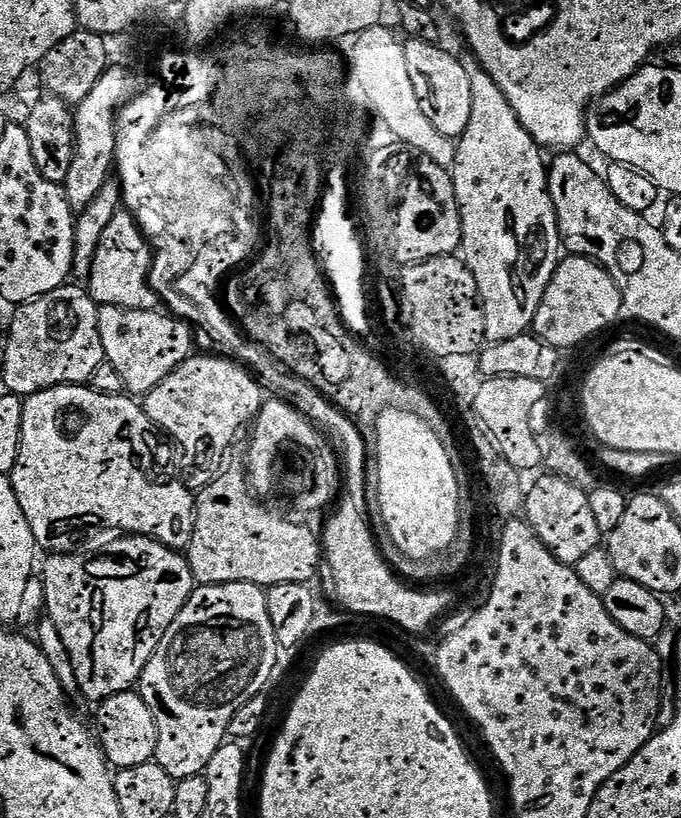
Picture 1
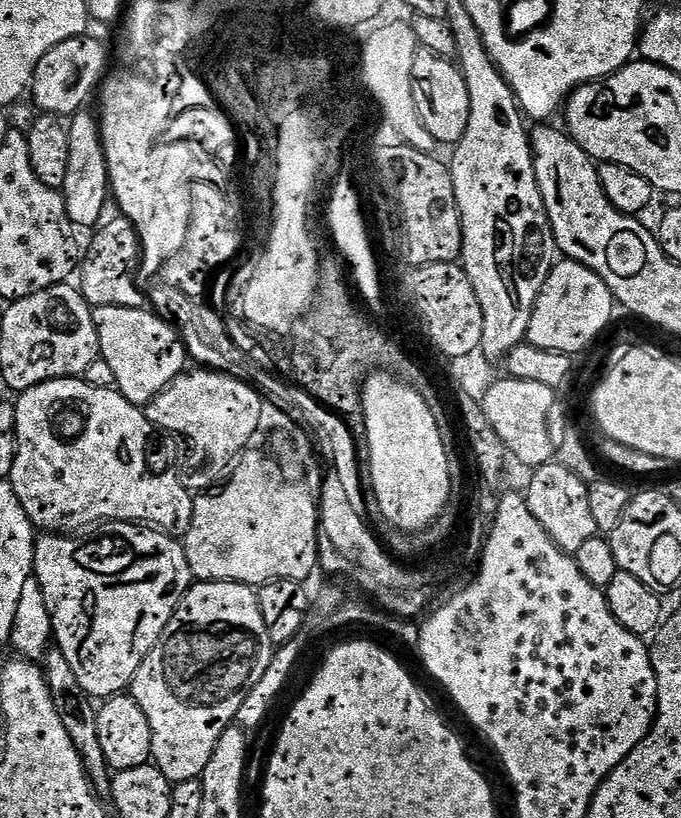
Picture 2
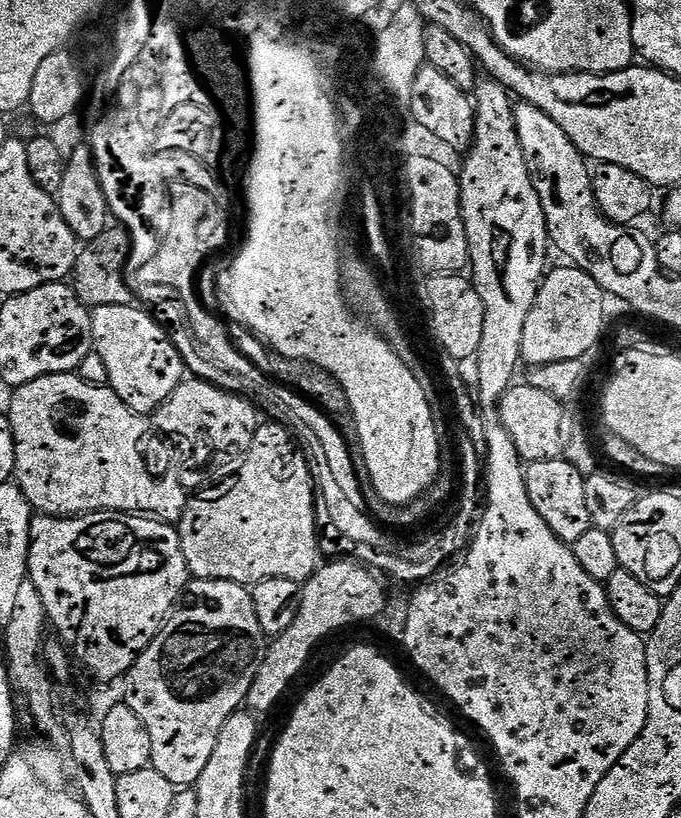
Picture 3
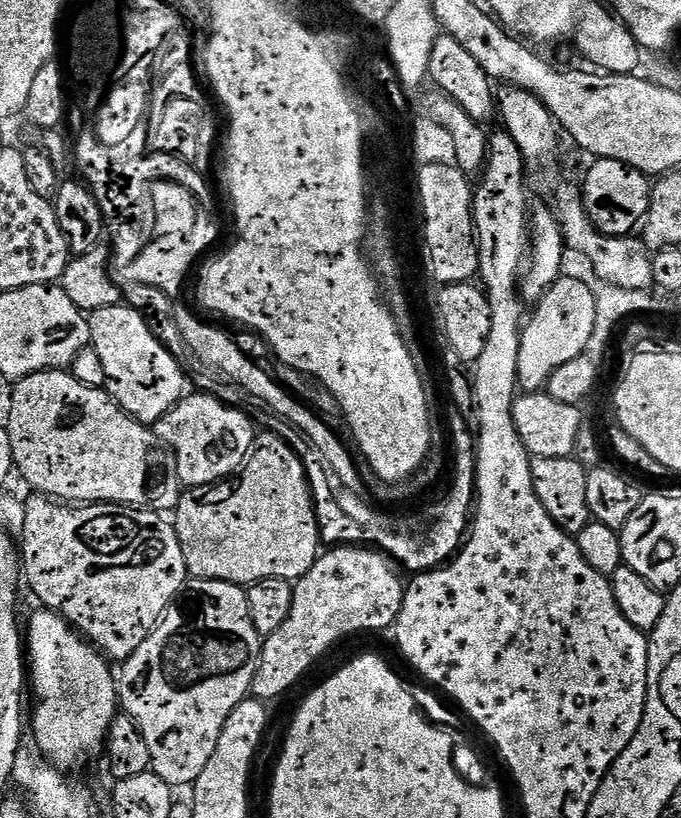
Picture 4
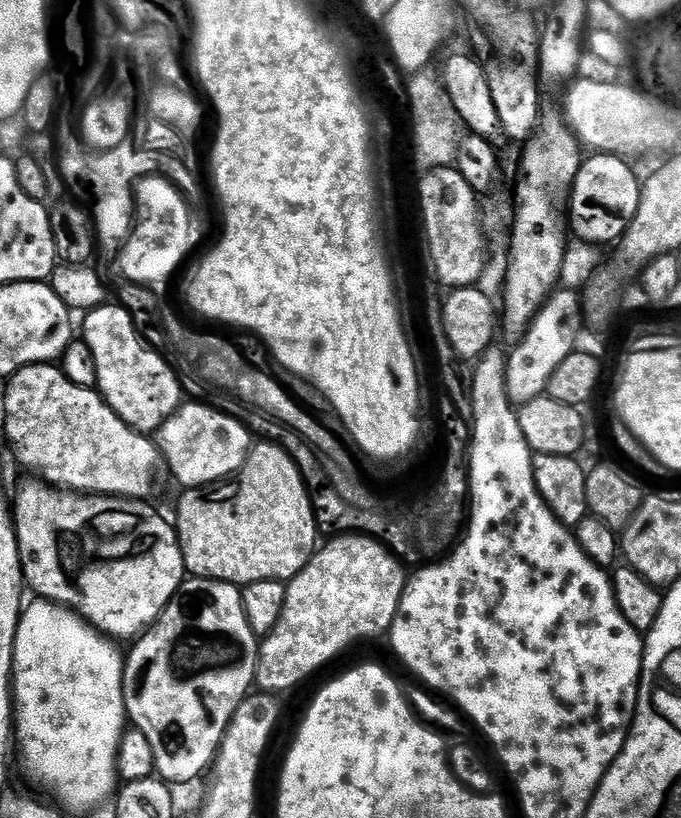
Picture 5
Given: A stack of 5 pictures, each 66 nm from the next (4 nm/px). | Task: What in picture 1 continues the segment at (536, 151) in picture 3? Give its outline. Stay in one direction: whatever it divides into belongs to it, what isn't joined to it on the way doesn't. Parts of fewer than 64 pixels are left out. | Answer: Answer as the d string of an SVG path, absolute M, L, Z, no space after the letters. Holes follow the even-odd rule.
M572 150L557 153L554 162L551 161L548 166L548 189L554 202L563 247L571 255L590 258L603 268L608 265L608 260L632 260L632 228L640 232L640 220L645 215L622 206L622 202L619 202L610 190L607 179L601 175L599 177L578 155L580 154Z

